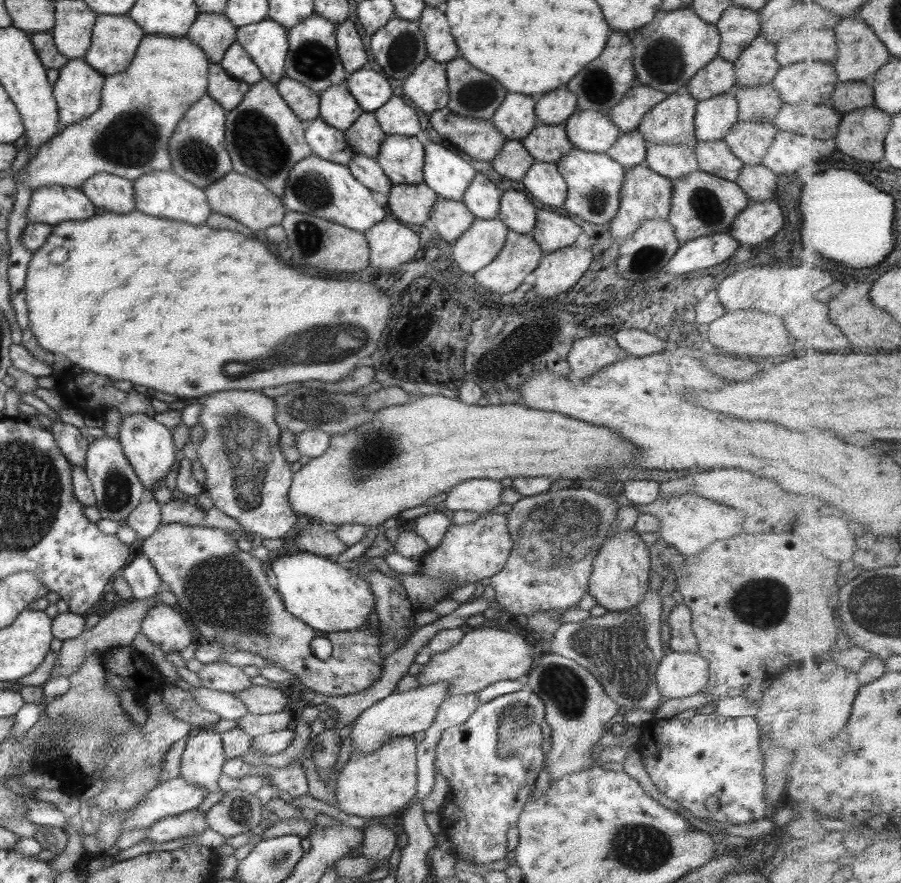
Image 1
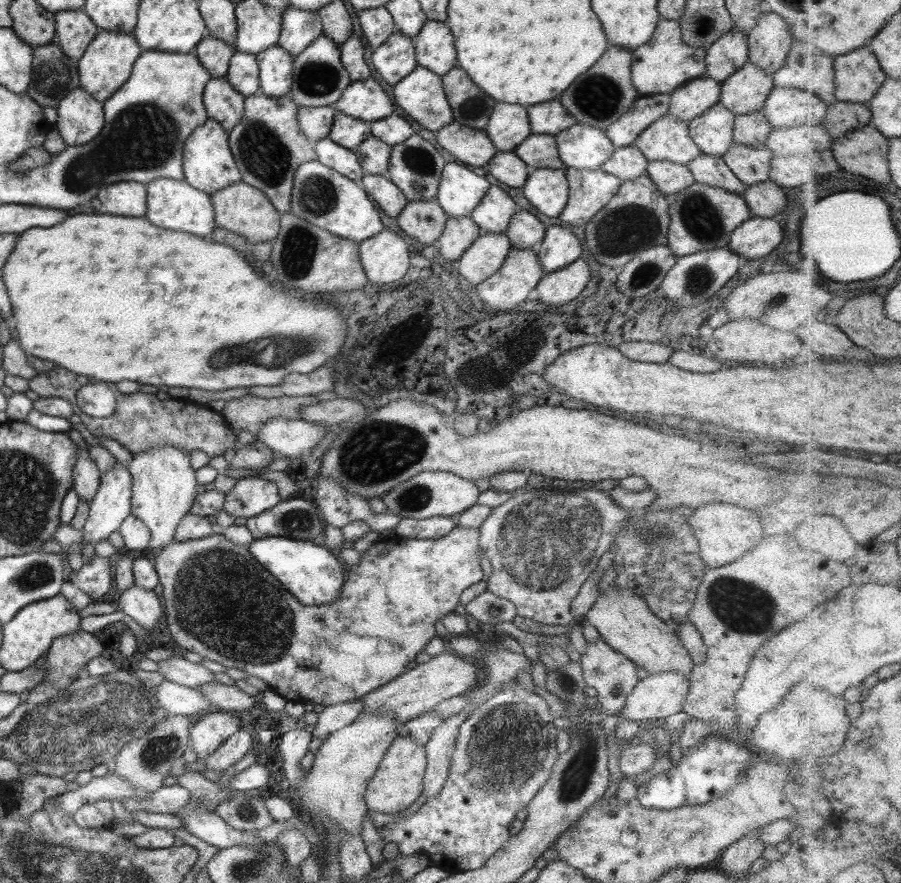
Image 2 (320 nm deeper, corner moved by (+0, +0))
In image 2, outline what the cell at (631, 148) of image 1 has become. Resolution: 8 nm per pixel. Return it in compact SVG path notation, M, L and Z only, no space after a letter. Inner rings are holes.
M634 144L616 147L611 156L600 166L607 174L616 176L621 183L635 180L646 174L648 160L637 150Z

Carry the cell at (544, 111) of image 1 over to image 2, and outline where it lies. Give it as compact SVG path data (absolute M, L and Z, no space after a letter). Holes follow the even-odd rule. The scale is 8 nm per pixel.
M543 102L527 106L530 132L539 135L554 135L567 130L576 120L563 108L559 102Z

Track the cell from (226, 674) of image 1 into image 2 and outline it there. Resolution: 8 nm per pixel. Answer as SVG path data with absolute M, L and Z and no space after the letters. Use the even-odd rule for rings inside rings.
M181 654L157 661L156 671L163 676L163 681L171 681L193 689L215 680L209 670L199 663L187 661Z

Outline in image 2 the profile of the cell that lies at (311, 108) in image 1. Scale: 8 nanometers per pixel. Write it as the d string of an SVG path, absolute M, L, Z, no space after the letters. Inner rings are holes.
M299 106L297 111L299 130L311 144L314 144L328 136L335 113L333 106Z

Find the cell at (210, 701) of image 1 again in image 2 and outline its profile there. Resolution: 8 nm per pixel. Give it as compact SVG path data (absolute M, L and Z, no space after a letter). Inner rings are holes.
M161 681L157 685L154 697L157 705L165 711L167 715L189 716L189 714L201 713L209 708L209 704L193 688L187 688L171 681Z

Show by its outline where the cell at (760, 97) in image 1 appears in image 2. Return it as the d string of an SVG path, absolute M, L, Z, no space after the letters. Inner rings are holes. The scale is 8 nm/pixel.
M762 111L734 116L732 140L737 144L760 146L772 131Z

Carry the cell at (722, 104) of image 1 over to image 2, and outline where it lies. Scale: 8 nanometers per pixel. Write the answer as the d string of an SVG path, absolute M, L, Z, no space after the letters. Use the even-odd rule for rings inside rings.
M718 102L688 123L688 135L701 153L722 157L731 146L734 114Z

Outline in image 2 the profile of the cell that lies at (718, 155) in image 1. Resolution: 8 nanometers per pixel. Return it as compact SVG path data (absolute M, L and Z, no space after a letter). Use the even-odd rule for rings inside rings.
M700 153L686 164L687 170L692 174L694 182L722 188L729 192L742 194L746 187L727 168L722 157L709 156Z

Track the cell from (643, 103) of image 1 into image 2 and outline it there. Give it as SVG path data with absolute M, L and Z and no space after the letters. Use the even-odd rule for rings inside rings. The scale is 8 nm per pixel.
M669 95L639 96L627 113L623 113L604 133L616 147L633 144L640 132L668 112Z

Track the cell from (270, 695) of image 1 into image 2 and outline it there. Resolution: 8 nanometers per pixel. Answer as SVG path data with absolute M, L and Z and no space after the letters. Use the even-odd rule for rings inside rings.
M216 680L206 682L194 688L209 704L209 713L214 711L226 711L227 713L242 712L253 706L256 698L247 695L235 684L228 686L218 683Z

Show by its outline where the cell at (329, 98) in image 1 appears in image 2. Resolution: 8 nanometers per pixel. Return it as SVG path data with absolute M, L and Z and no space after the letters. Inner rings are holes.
M338 110L335 112L331 130L327 137L335 144L355 153L358 144L361 144L370 135L369 124L351 118Z

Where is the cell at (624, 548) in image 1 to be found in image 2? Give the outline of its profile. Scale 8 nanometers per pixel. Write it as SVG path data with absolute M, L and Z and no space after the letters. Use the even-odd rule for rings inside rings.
M611 585L603 595L598 595L583 618L615 653L625 656L637 668L643 668L648 676L657 672L678 672L689 679L690 671L694 670L694 662L671 629L671 625L659 620L648 609L646 602L630 590L614 588Z

